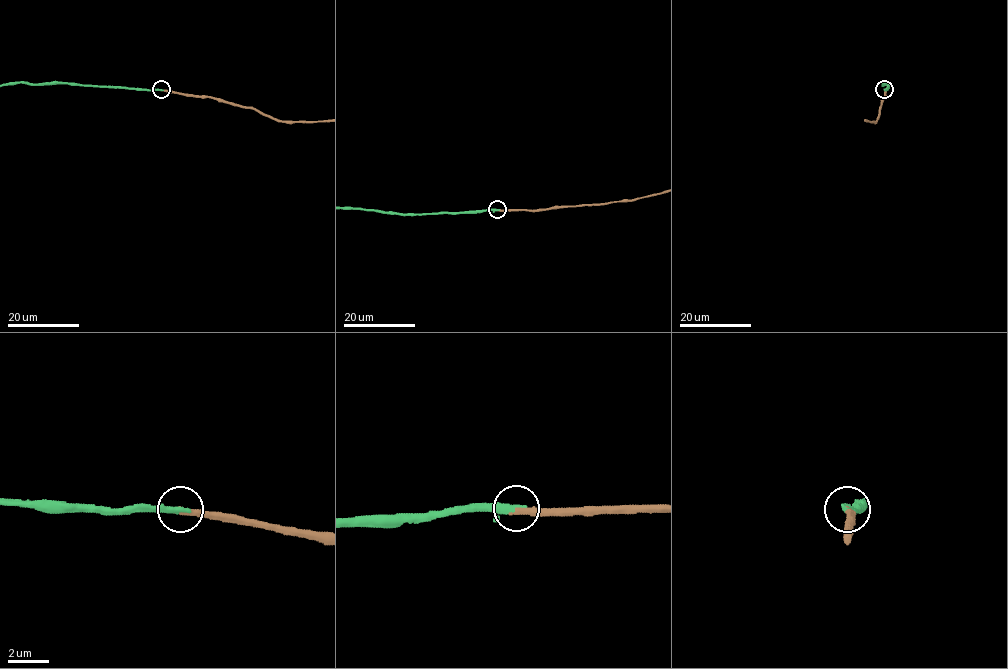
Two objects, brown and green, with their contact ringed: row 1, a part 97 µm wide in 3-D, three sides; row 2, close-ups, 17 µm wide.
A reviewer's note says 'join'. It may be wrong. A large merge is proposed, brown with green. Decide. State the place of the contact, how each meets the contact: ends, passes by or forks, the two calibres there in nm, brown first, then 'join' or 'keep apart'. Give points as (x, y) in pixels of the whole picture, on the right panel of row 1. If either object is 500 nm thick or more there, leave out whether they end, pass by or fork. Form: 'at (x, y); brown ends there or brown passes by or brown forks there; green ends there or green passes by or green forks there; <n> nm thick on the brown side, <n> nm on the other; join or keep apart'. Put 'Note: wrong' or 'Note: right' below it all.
at (884, 89); brown ends there; green passes by; 320 nm thick on the brown side, 280 nm on the other; join
Note: right

